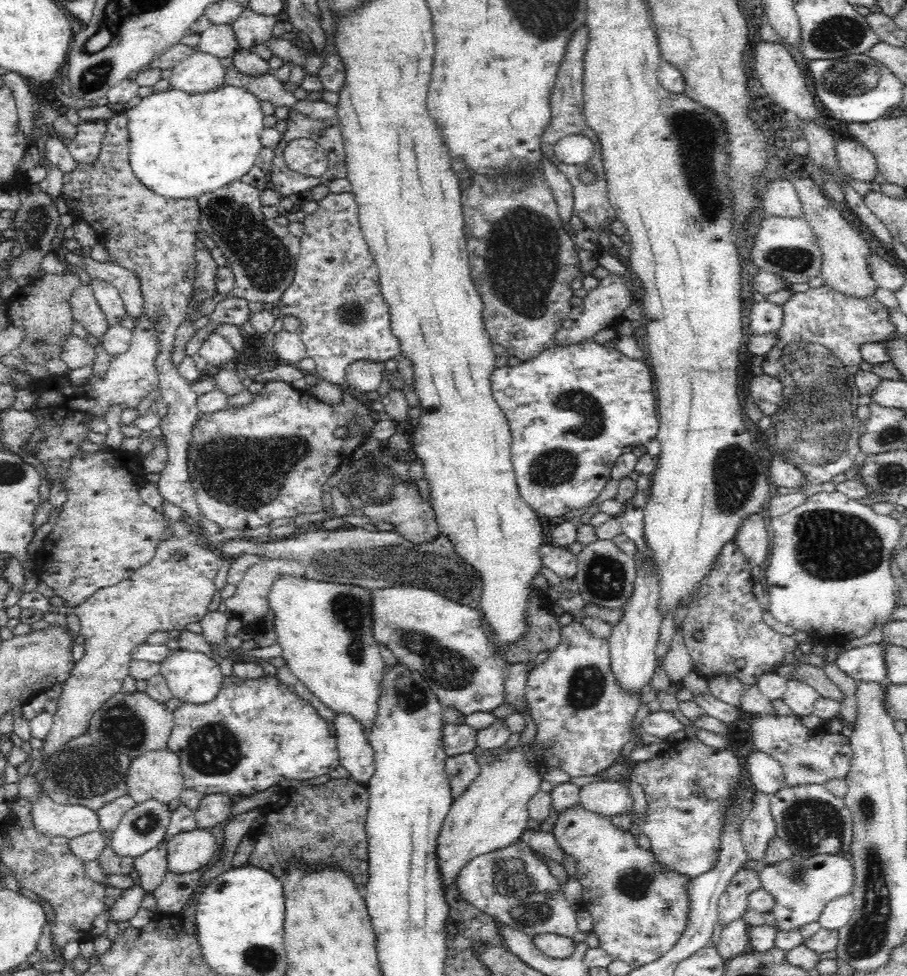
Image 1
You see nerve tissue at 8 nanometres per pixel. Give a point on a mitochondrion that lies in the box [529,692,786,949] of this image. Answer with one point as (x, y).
(635, 884)

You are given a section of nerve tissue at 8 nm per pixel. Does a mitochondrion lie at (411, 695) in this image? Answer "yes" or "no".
yes

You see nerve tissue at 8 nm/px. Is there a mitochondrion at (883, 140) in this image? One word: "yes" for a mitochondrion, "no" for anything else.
no

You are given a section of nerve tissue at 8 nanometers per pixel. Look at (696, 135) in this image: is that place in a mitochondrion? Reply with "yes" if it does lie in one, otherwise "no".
yes

